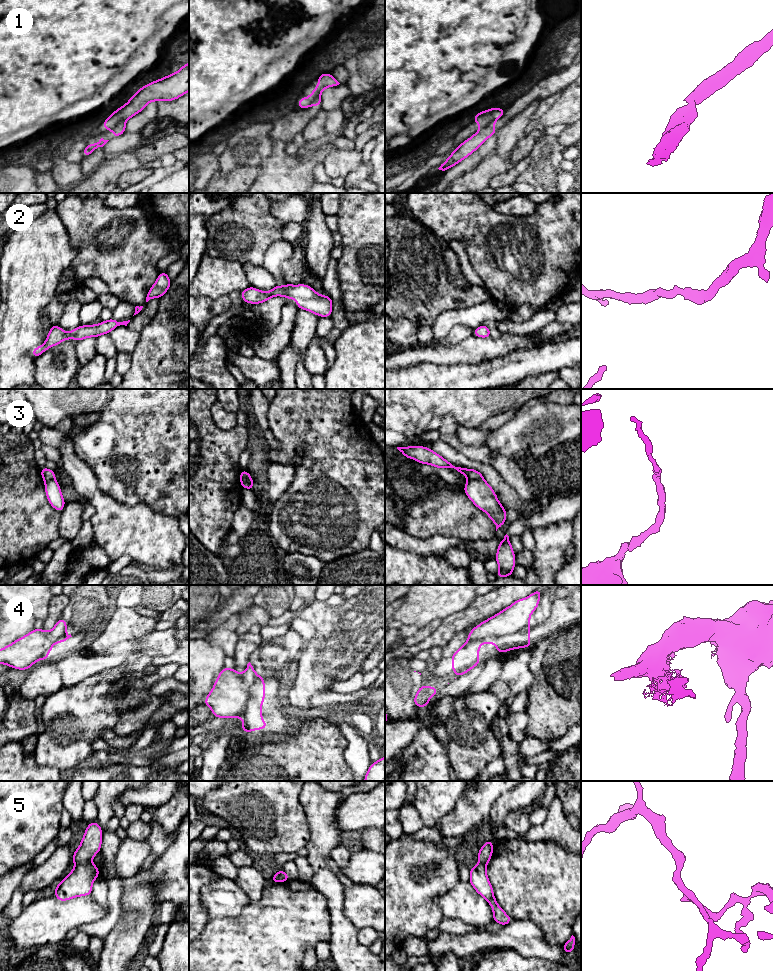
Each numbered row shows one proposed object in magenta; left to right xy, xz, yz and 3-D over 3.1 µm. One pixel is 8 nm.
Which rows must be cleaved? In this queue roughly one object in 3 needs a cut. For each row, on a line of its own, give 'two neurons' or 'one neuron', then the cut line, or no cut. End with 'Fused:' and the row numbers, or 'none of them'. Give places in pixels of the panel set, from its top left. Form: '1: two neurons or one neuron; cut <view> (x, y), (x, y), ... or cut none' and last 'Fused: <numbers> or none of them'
1: two neurons; cut yz (493, 120), (481, 128)
2: one neuron; cut none
3: two neurons; cut yz (483, 479), (470, 479), (468, 481)
4: two neurons; cut yz (528, 618), (525, 625), (514, 632), (486, 635), (467, 641)
5: two neurons; cut xy (90, 861), (75, 865)
Fused: 1, 3, 4, 5

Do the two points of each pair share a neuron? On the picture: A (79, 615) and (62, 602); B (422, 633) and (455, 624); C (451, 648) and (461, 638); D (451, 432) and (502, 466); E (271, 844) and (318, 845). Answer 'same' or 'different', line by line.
A: different
B: different
C: same
D: same
E: different

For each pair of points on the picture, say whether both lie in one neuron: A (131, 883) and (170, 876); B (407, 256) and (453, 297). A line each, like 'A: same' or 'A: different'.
A: same
B: same

